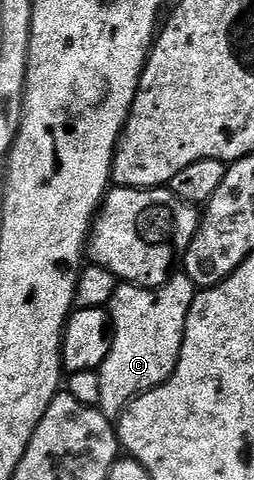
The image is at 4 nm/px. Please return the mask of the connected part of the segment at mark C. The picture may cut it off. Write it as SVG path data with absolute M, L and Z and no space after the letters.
M185 272L175 273L163 286L154 290L118 285L108 307L112 327L110 351L98 369L100 400L97 408L107 418L117 419L138 395L163 386L174 375L195 293L196 287Z

